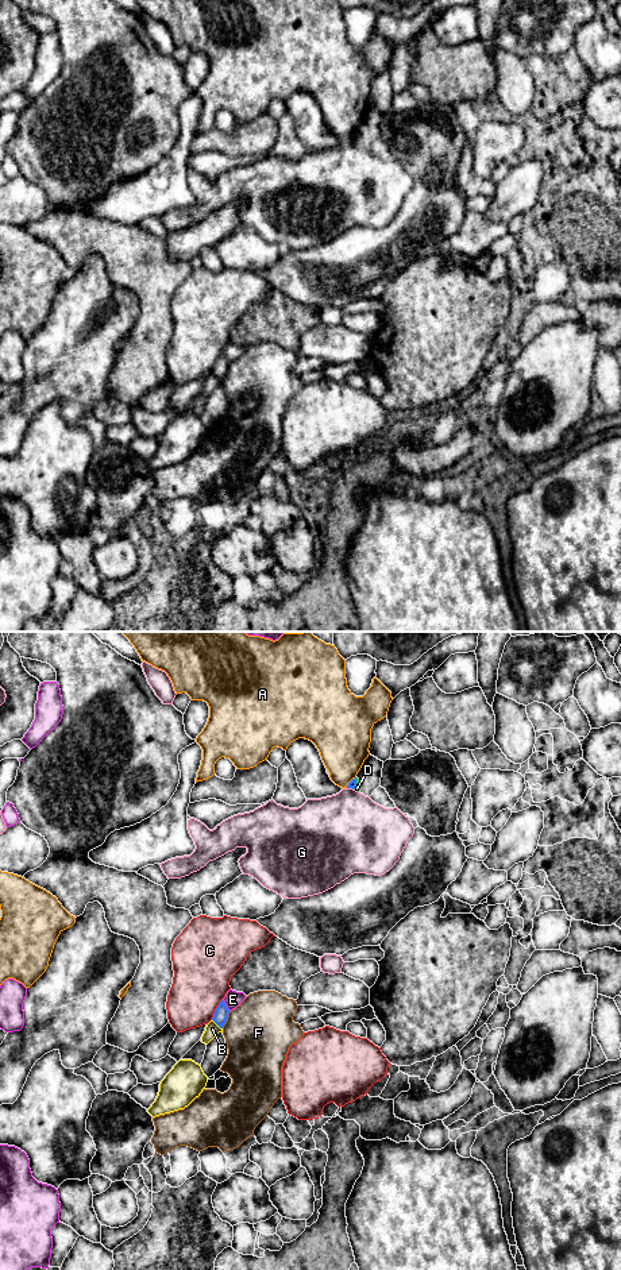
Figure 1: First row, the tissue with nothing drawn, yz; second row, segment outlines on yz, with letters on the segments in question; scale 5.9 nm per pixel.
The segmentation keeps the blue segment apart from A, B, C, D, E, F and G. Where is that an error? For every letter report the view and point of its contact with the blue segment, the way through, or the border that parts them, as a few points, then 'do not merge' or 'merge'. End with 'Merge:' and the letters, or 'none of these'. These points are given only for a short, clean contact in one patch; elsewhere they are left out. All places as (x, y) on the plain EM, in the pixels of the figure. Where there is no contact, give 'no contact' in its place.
A: contact yz (350, 134); do not merge
B: contact yz (218, 377); do not merge
C: contact yz (216, 362); do not merge
D: contact yz (355, 135); border yz (357, 130), (357, 136), (353, 141); do not merge
E: contact yz (224, 356); do not merge
F: contact yz (226, 371); do not merge
G: contact yz (350, 139); do not merge
Merge: none of these

